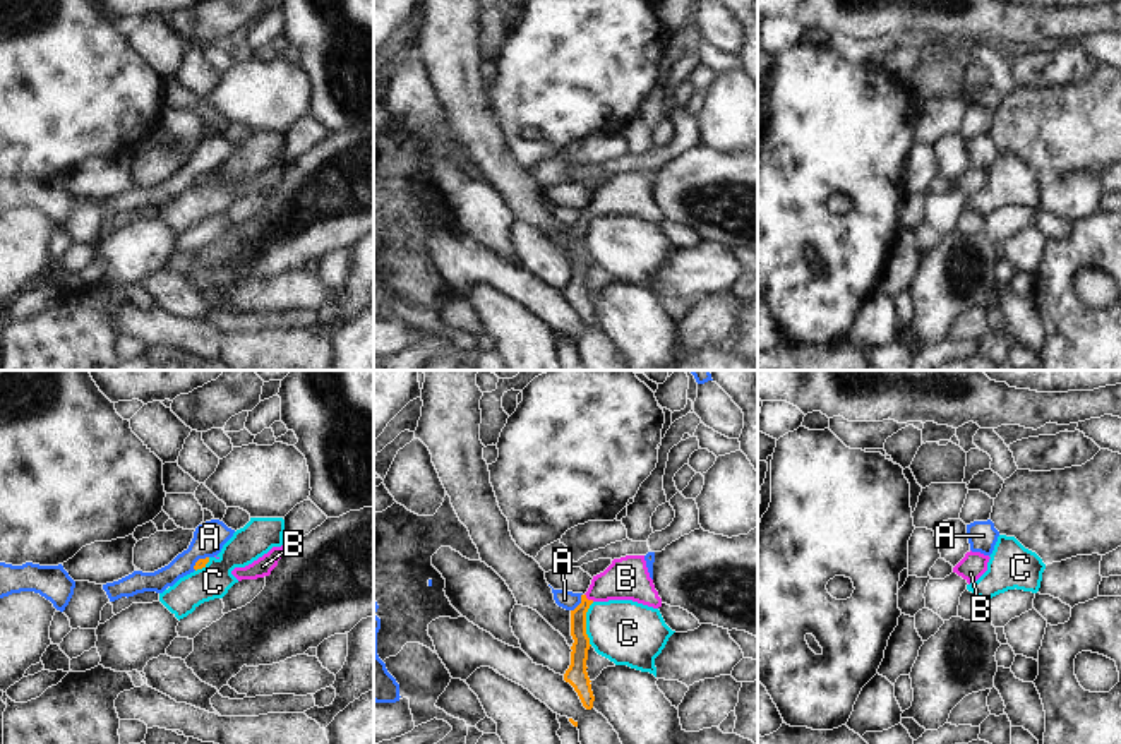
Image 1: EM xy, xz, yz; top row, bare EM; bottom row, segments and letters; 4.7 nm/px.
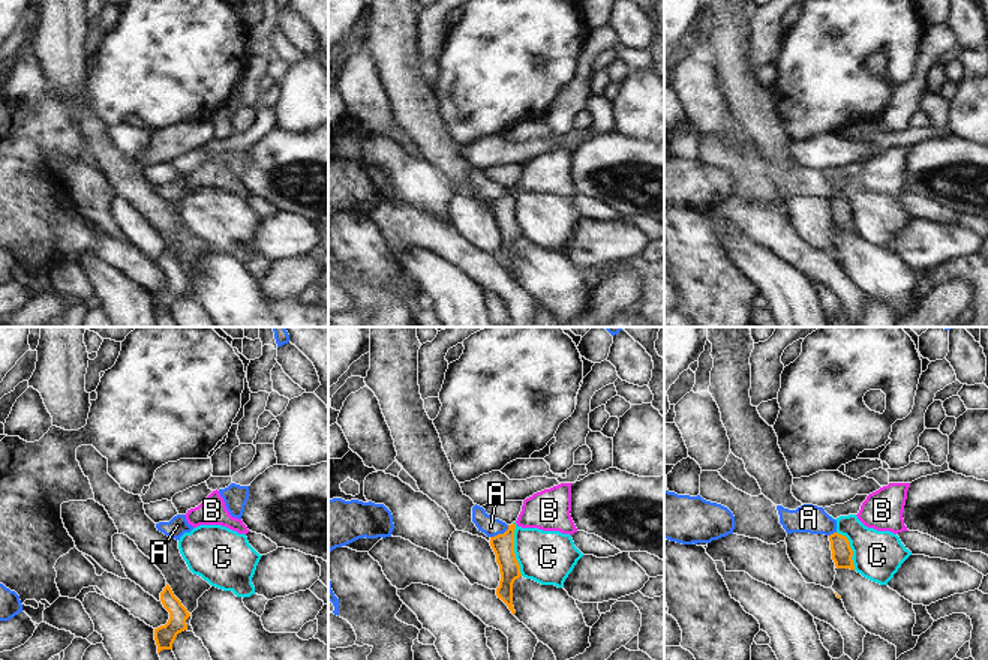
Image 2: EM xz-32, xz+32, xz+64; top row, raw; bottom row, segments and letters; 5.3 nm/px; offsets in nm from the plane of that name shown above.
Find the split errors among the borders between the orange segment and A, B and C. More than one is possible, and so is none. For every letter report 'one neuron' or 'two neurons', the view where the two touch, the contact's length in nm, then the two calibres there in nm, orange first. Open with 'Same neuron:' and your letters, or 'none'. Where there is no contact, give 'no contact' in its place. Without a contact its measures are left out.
Same neuron: B
A: two neurons; meets orange in xz; contact 100 nm long; 80 nm thick on the orange side, 90 nm on the other
B: one neuron; meets orange in xz; contact 60 nm long; 80 nm thick on the orange side, 200 nm on the other
C: two neurons; meets orange in xz; contact 200 nm long; 100 nm thick on the orange side, 300 nm on the other

